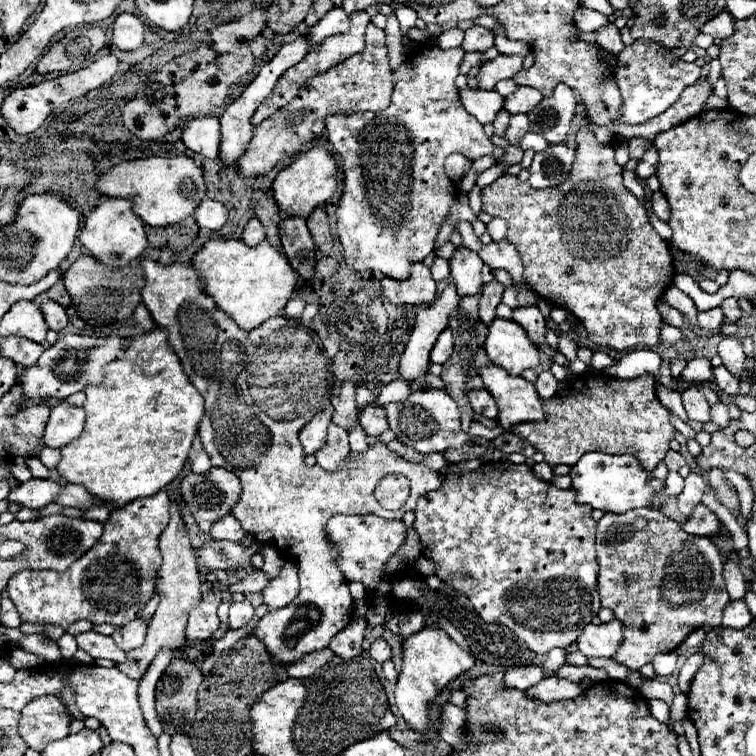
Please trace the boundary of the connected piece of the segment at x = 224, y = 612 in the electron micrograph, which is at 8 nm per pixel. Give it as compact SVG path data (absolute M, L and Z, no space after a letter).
M222 602L222 604L218 606L218 618L220 618L220 622L222 622L222 628L218 630L218 634L214 634L214 638L222 638L224 632L228 630L228 606L230 606L230 604L230 602Z

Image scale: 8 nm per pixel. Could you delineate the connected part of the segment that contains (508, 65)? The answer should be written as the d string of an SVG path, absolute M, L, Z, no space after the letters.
M498 54L494 60L486 62L476 80L478 80L478 86L482 90L494 90L496 82L504 80L504 78L514 78L514 74L522 68L522 56L506 56L506 54Z

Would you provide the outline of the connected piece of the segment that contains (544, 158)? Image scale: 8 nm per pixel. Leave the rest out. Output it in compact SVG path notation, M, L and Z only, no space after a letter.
M554 144L548 146L544 152L536 154L530 166L530 184L532 188L552 188L556 184L562 184L566 176L570 174L570 168L574 164L574 150L566 144Z

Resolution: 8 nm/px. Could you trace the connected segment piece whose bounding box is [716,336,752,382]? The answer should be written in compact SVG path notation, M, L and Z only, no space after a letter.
M722 336L718 346L718 356L722 358L724 366L740 380L748 380L752 382L748 376L746 376L746 368L744 368L744 362L746 362L746 354L742 350L742 340L736 338L736 336Z

